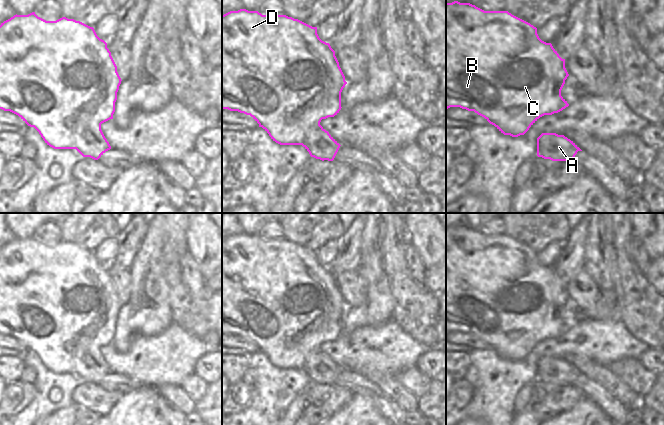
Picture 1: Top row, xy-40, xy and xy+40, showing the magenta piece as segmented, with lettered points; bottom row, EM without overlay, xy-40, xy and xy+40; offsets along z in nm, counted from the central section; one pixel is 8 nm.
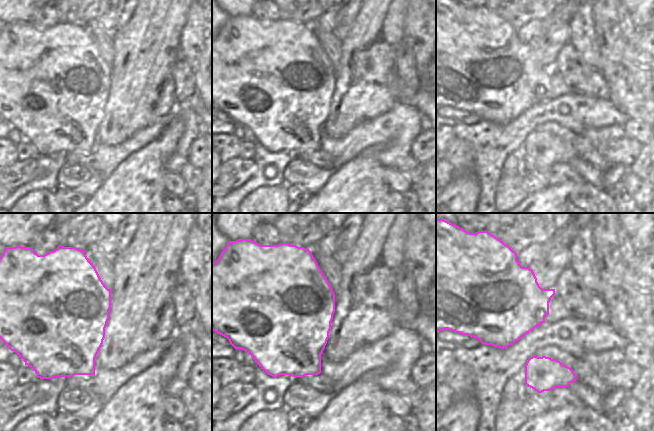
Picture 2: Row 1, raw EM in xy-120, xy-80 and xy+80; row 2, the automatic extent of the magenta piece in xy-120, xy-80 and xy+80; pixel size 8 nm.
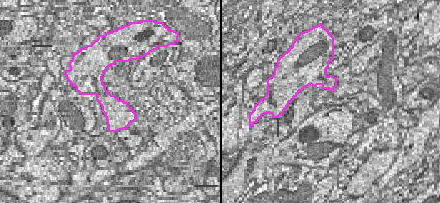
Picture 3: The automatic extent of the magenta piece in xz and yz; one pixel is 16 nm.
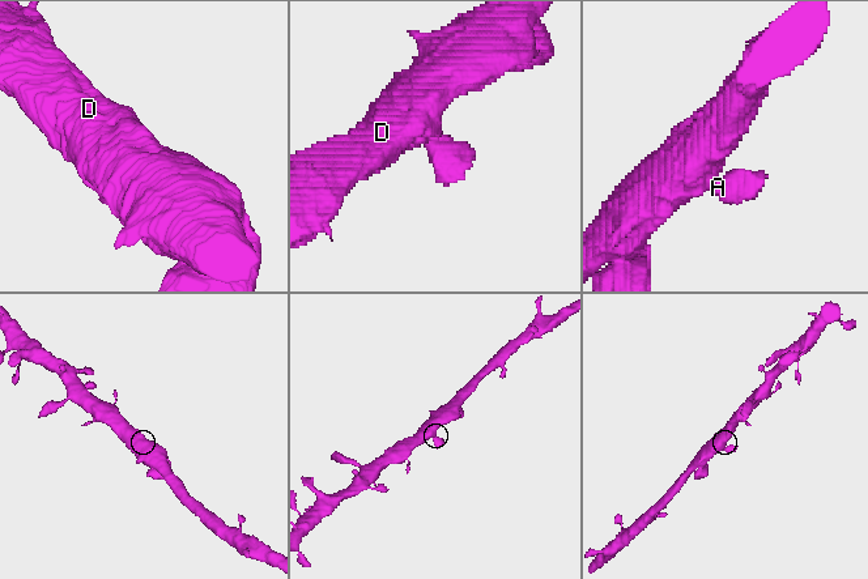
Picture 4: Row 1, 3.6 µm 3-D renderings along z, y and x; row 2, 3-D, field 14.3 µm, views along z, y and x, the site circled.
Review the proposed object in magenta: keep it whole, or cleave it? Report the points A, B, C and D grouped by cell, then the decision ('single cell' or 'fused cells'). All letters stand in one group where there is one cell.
A B C D; single cell

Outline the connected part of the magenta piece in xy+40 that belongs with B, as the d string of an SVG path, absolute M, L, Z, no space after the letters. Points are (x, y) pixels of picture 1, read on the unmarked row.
M458 225L446 227L446 333L460 331L468 335L474 335L504 359L518 361L524 359L540 341L558 337L569 330L561 320L561 314L568 300L565 283L559 280L551 267L546 267L539 262L537 252L530 247L512 239L508 235L484 235L470 227L460 227Z

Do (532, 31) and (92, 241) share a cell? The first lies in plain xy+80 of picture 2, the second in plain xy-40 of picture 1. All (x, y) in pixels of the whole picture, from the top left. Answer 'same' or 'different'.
different

